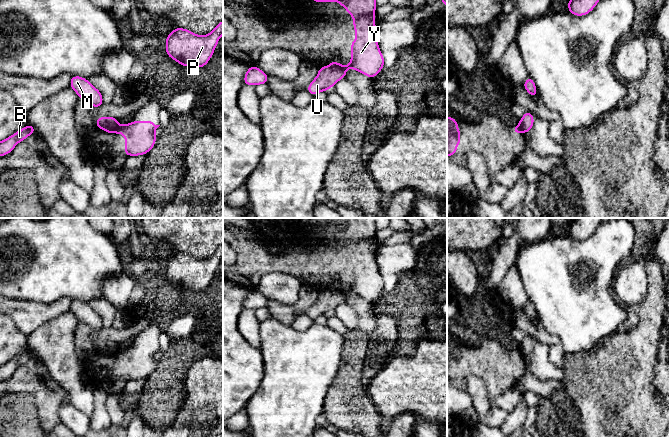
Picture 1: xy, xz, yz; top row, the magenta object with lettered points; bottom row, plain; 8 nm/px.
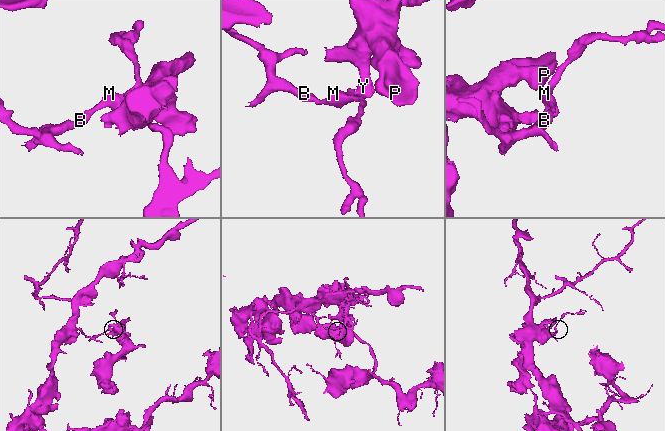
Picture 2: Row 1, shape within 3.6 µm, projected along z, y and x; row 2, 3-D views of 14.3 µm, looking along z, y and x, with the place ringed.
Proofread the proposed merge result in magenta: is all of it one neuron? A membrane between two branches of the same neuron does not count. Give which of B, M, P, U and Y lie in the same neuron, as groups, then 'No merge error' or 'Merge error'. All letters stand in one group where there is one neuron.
Groups: B M U / P Y. Merge error

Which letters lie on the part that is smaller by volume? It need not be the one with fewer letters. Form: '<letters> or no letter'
P, Y

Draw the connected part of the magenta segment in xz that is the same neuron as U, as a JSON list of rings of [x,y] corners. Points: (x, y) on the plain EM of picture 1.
[[[322,290],[319,292],[318,299],[309,308],[307,315],[315,320],[321,315],[328,315],[339,304],[346,301],[346,294],[338,290]]]

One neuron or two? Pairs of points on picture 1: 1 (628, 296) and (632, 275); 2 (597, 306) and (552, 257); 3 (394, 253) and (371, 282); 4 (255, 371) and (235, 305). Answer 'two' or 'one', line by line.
1: one
2: one
3: two
4: one

